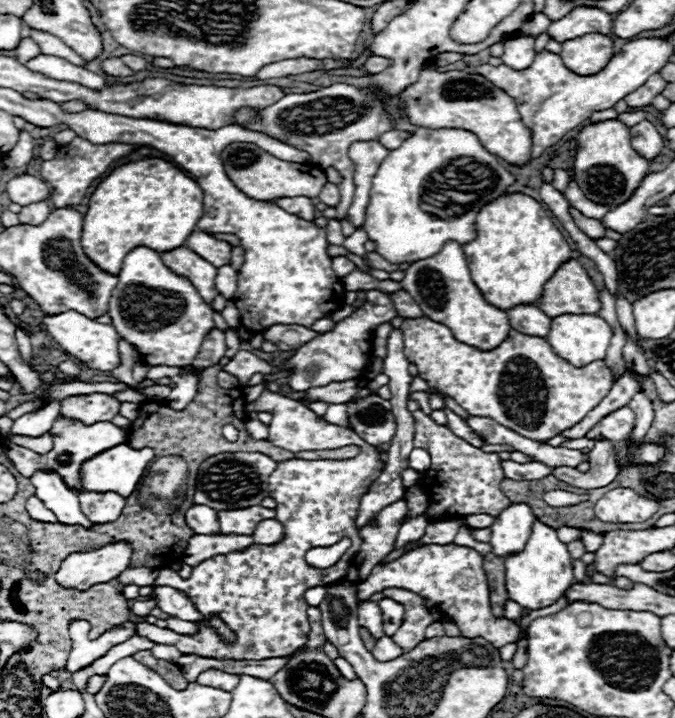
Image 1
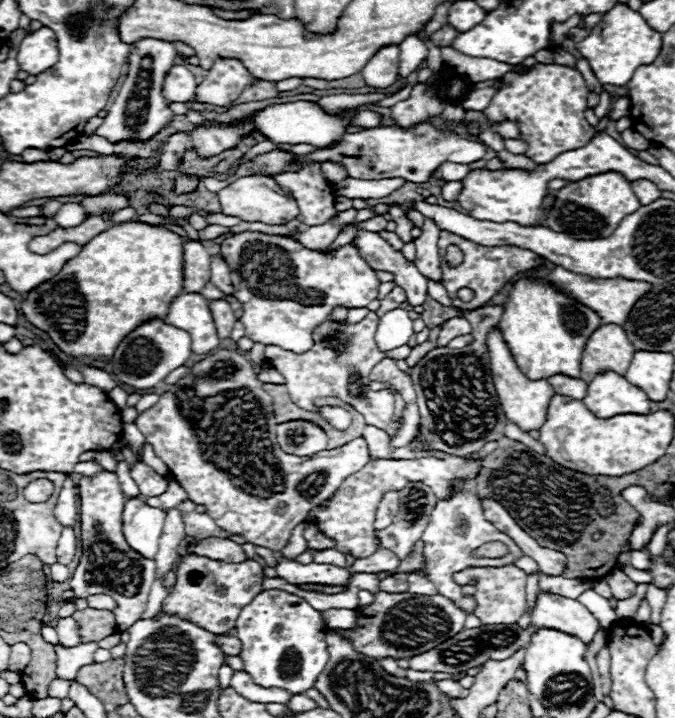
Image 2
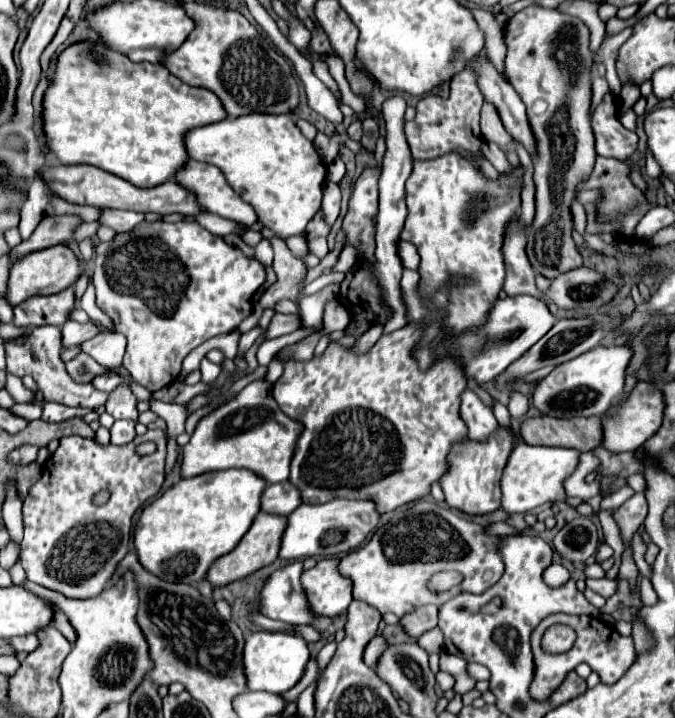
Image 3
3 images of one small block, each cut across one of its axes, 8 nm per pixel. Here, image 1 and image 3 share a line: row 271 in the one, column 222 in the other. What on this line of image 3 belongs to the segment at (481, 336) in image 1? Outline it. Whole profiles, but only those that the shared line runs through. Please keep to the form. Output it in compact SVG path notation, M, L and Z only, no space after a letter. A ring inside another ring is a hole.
M252 382L228 404L204 416L198 422L190 442L182 448L182 478L212 470L248 468L270 484L286 482L290 478L290 462L296 450L296 442L304 428L302 422L282 412L270 390L270 382Z

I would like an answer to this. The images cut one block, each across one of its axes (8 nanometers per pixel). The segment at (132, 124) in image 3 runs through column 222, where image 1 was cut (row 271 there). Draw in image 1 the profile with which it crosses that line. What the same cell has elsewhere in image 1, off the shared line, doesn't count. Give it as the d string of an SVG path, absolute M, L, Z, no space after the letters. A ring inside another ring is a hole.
M148 156L138 162L128 162L114 168L92 192L88 212L84 214L82 248L96 264L100 264L100 268L118 274L124 256L136 246L148 246L156 252L164 252L168 248L176 248L176 244L184 244L186 238L194 232L196 222L202 216L202 210L204 210L202 188L198 186L196 180L186 176L172 162L166 162L164 158L156 156Z

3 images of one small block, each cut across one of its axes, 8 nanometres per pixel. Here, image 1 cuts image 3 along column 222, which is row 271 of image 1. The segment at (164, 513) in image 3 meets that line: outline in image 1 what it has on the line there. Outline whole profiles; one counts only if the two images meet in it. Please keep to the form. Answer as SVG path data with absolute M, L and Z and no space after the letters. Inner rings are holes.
M522 192L504 194L484 204L476 216L476 238L466 242L462 248L468 256L468 266L472 268L472 280L476 280L480 292L484 292L484 296L488 296L488 300L492 300L496 308L504 310L512 308L512 304L536 304L542 294L542 286L552 278L552 274L562 262L572 258L572 250L566 238L554 226L552 218L542 208L542 204Z

